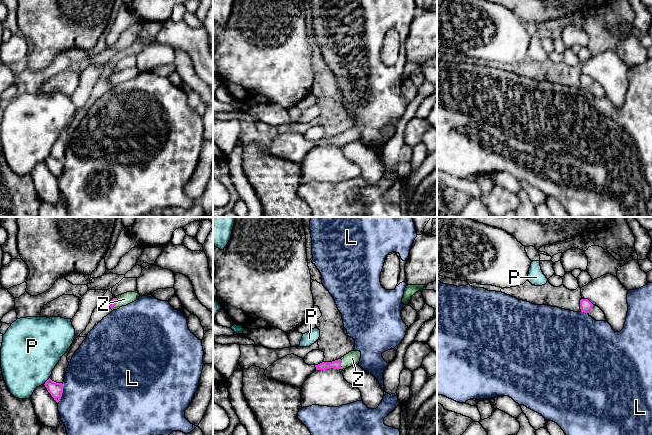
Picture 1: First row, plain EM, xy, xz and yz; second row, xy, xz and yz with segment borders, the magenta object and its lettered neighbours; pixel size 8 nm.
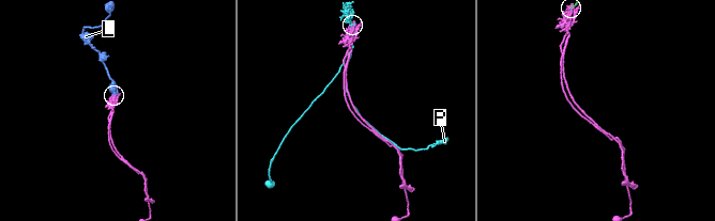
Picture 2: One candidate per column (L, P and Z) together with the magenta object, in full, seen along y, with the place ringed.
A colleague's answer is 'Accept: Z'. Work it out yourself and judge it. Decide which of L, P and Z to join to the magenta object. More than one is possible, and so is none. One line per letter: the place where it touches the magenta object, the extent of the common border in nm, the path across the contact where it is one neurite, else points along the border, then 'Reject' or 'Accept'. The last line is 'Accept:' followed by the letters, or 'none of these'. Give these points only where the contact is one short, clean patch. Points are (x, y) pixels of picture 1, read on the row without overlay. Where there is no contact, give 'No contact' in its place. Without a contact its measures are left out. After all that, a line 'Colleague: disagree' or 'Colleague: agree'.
L: Touches magenta at xy (62, 168). Shared border 160 nm. Reject
P: Touches magenta at xy (46, 157). Shared border 80 nm. Reject
Z: Touches magenta at xy (116, 79). Shared border 110 nm. Path across: xy (113, 78), (116, 79), (124, 75). Accept
Accept: Z
Colleague: agree

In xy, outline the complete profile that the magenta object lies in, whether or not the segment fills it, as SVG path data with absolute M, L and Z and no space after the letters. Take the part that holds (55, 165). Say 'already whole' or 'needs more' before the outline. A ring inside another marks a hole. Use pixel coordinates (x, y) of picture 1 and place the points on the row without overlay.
already whole; M49 154L44 161L47 164L48 168L51 170L51 172L54 174L54 176L58 179L62 173L63 160L56 159Z

